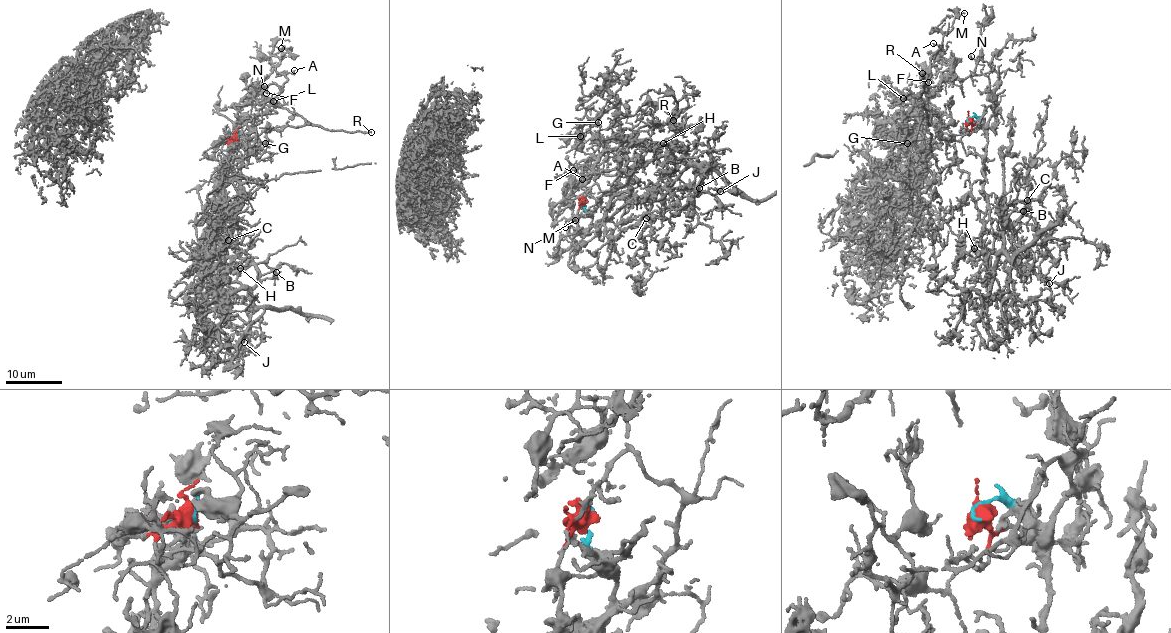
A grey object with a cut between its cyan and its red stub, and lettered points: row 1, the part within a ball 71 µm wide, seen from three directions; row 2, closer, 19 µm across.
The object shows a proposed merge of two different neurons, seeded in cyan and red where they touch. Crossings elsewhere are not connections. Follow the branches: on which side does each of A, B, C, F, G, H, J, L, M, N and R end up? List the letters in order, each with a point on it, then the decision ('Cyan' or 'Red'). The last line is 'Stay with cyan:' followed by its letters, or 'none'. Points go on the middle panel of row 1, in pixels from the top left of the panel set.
A: Place: (582, 179). Red
B: Place: (699, 188). Cyan
C: Place: (646, 218). Cyan
F: Place: (573, 170). Red
G: Place: (598, 122). Red
H: Place: (663, 143). Cyan
J: Place: (720, 191). Cyan
L: Place: (580, 136). Red
M: Place: (565, 227). Red
N: Place: (575, 220). Red
R: Place: (673, 120). Red
Stay with cyan: B, C, H, J

